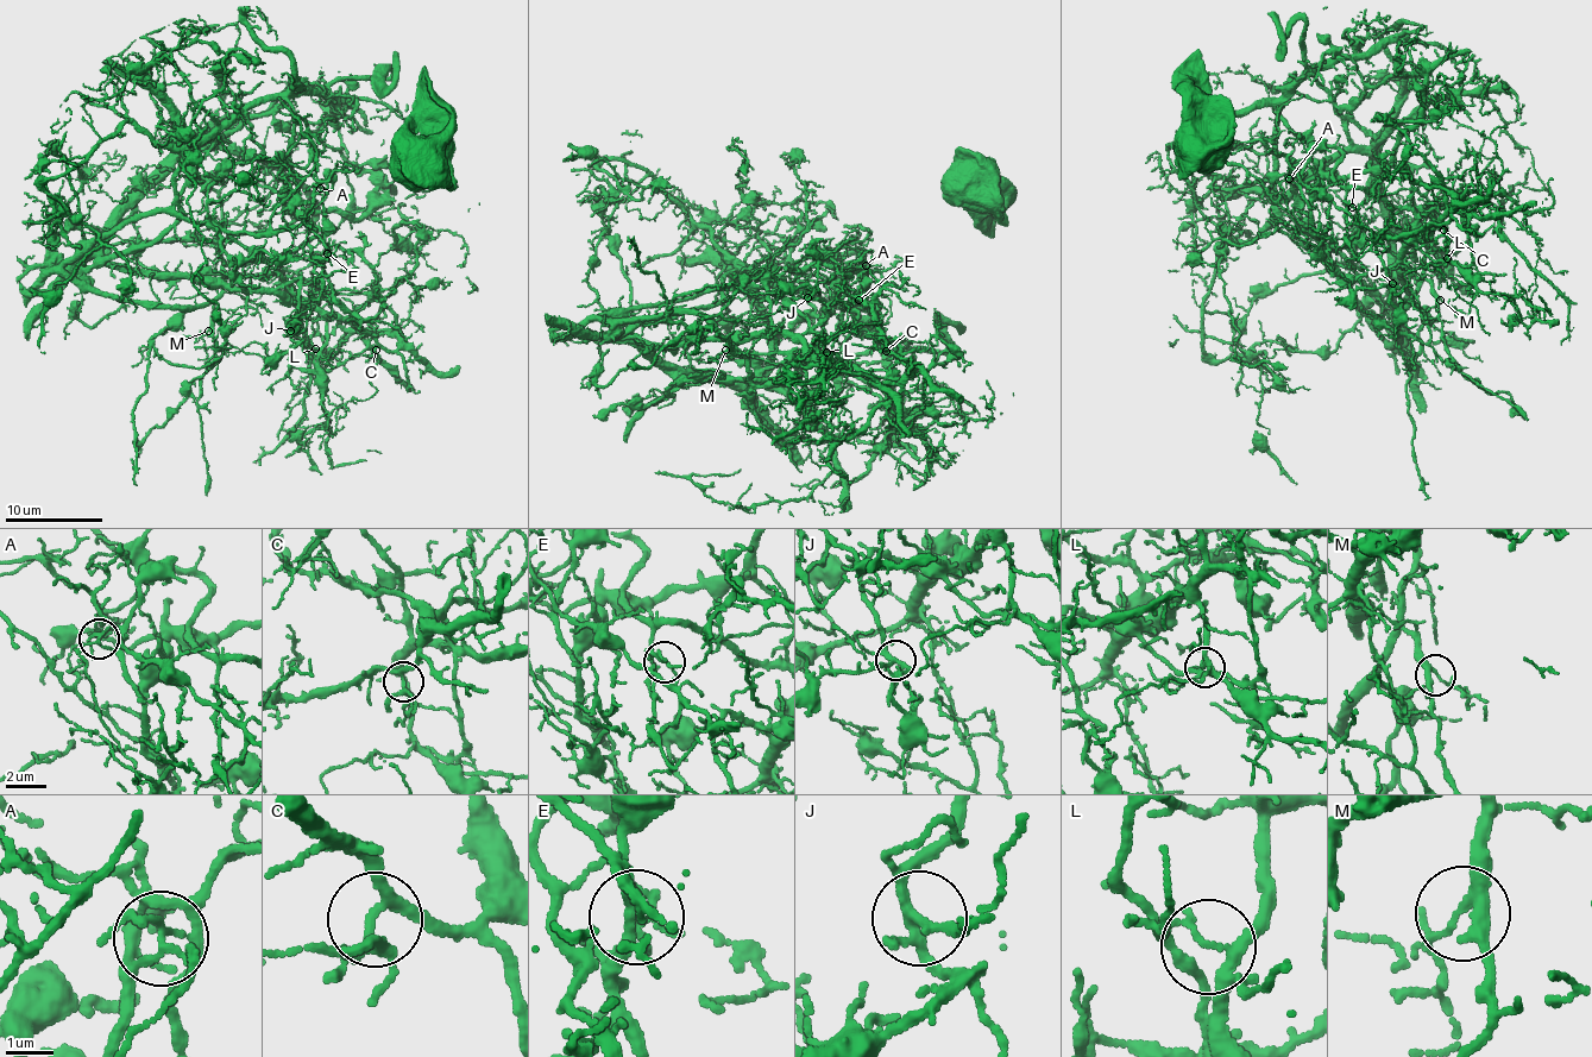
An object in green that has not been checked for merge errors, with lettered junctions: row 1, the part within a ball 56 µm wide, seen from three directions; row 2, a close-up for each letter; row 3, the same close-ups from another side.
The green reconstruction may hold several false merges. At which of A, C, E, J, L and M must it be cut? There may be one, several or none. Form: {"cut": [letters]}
{"cut": ["A", "E", "L"]}

